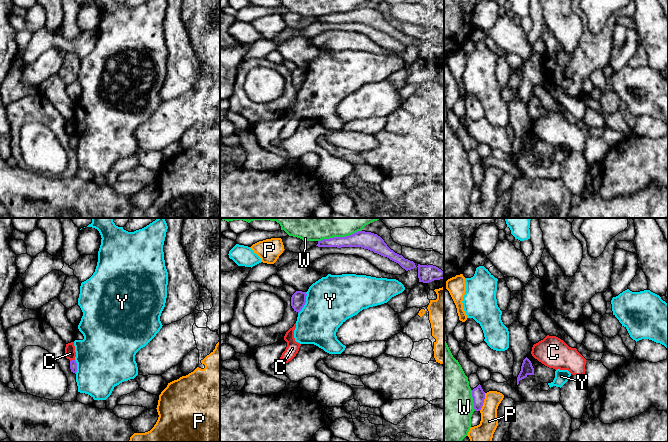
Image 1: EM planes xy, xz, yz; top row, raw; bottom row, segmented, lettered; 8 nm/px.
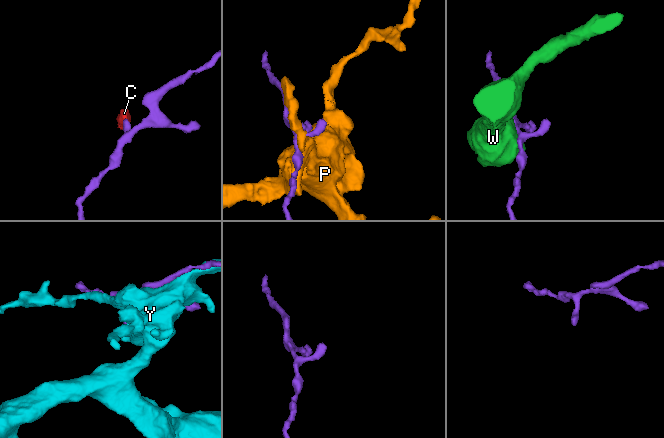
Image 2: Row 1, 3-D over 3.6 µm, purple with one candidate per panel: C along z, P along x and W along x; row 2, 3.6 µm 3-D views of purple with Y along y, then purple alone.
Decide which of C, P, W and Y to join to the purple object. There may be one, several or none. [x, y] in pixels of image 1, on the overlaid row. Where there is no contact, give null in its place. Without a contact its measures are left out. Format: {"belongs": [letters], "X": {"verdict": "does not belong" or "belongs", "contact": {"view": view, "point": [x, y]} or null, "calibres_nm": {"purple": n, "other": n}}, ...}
{"belongs": [], "C": {"verdict": "does not belong", "contact": {"view": "xy", "point": [72, 360]}, "calibres_nm": {"purple": 60, "other": 90}}, "P": {"verdict": "does not belong", "contact": {"view": "yz", "point": [483, 402]}, "calibres_nm": {"purple": 100, "other": 160}}, "W": {"verdict": "does not belong", "contact": {"view": "xz", "point": [339, 237]}, "calibres_nm": {"purple": 140, "other": 360}}, "Y": {"verdict": "does not belong", "contact": {"view": "xz", "point": [305, 302]}, "calibres_nm": {"purple": 120, "other": 400}}}

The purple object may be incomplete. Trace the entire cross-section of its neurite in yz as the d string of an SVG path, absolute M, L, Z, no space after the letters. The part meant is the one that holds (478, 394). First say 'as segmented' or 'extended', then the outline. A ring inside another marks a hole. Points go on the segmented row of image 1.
as segmented | M480 384L472 390L472 397L475 411L480 411L485 399L485 392Z

